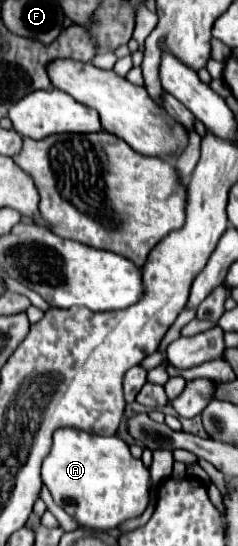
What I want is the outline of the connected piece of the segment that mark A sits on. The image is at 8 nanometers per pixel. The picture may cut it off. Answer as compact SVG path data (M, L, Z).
M59 428L53 434L53 448L43 460L41 478L53 502L77 518L81 526L93 530L117 528L121 522L139 516L149 502L149 468L145 468L143 460L133 458L129 446L117 436Z

